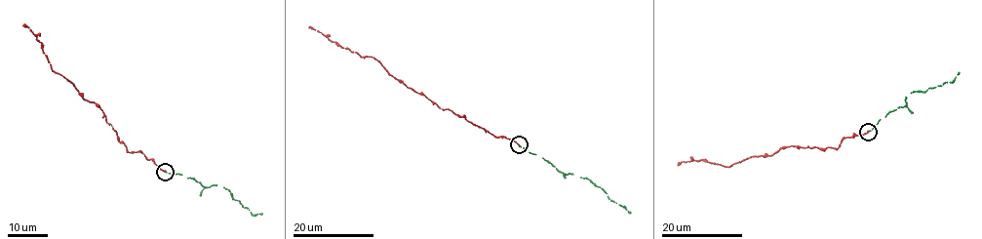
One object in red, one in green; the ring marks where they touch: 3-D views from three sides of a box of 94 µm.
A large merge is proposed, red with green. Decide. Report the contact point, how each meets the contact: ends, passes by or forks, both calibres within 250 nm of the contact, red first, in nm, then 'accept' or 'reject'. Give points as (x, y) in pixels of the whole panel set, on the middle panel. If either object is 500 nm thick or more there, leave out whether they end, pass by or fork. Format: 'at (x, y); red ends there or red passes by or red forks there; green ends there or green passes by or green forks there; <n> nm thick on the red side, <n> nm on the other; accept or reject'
at (519, 144); red ends there; green ends there; 240 nm thick on the red side, 100 nm on the other; accept

